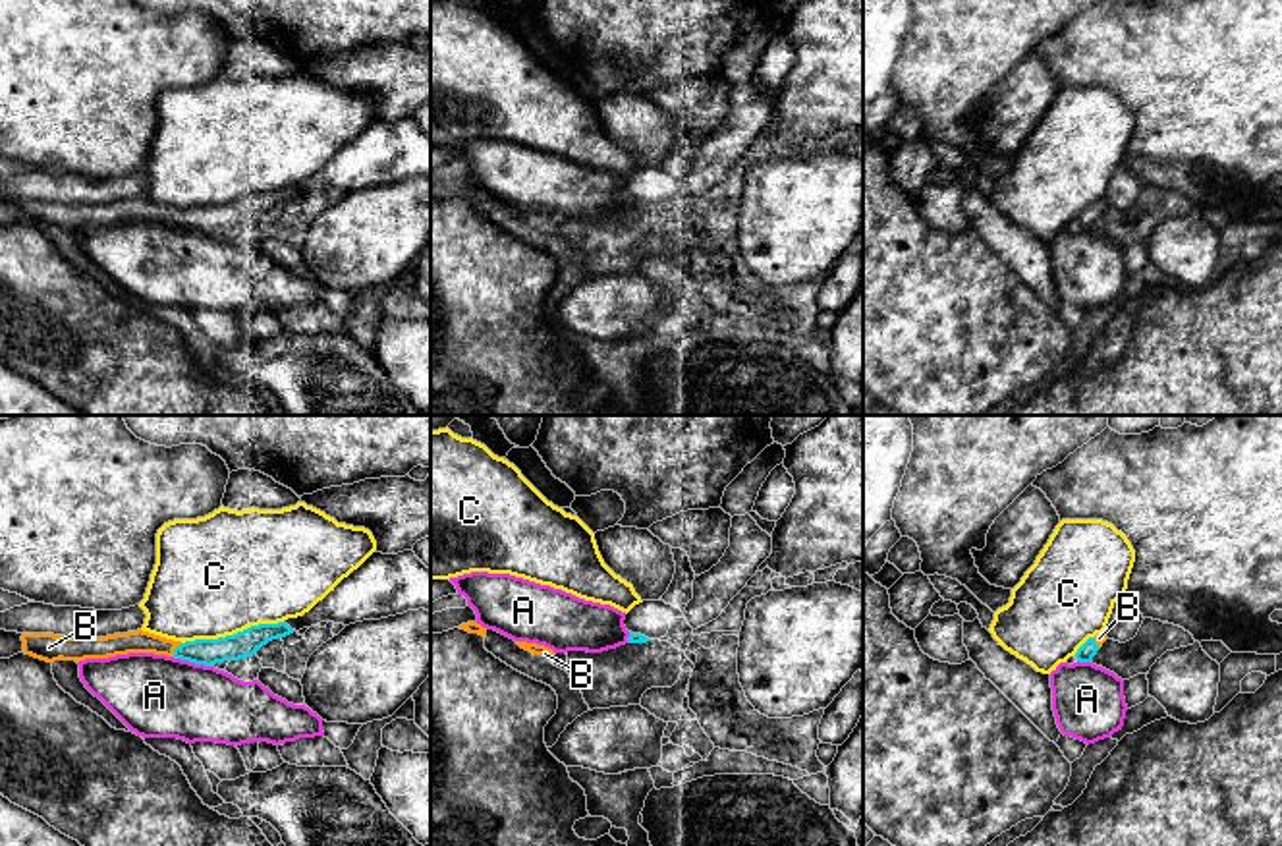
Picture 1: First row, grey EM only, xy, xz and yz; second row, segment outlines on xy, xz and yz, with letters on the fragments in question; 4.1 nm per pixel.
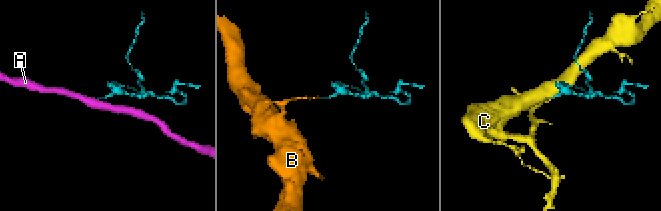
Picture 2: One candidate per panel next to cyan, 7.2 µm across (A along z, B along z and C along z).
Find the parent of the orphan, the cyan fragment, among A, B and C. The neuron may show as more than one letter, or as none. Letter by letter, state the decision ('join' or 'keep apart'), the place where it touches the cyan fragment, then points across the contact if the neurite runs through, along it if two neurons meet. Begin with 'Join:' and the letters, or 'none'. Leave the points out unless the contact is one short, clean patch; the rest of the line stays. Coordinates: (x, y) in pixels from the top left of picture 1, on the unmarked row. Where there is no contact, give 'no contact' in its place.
Join: B
A: keep apart; contact xy (192, 228); border xy (172, 225), (211, 234)
B: join; contact xy (174, 217); way xy (232, 215), (174, 217), (134, 209)
C: keep apart; contact xy (234, 201)

